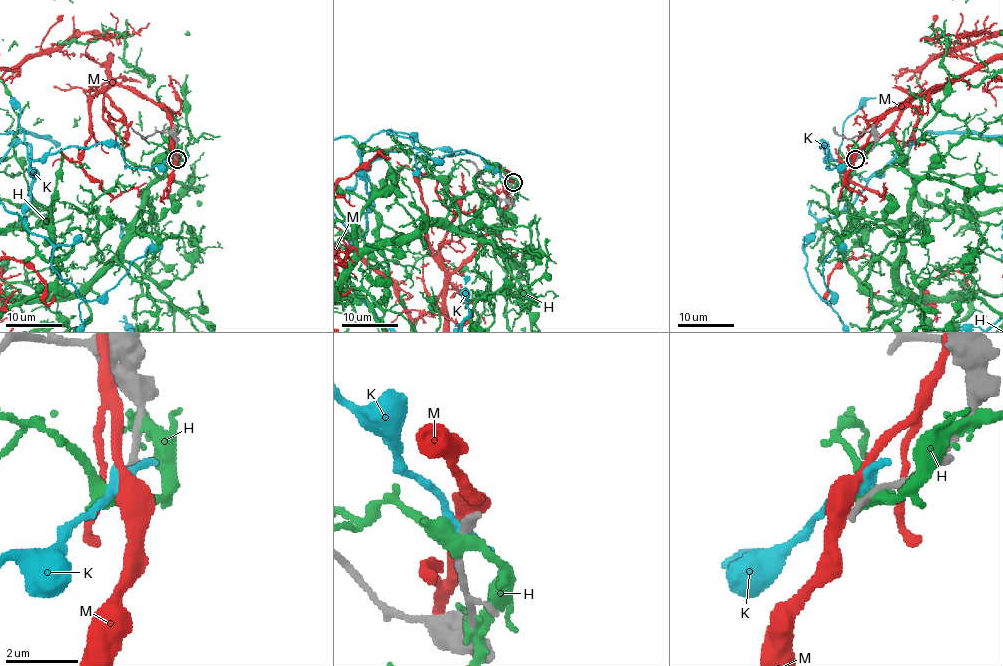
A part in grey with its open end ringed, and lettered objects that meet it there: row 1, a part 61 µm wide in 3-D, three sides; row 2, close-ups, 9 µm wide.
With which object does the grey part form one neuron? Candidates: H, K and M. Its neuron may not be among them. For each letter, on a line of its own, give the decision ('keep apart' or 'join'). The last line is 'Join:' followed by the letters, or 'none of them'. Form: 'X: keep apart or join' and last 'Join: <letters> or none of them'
H: keep apart
K: keep apart
M: keep apart
Join: none of them

